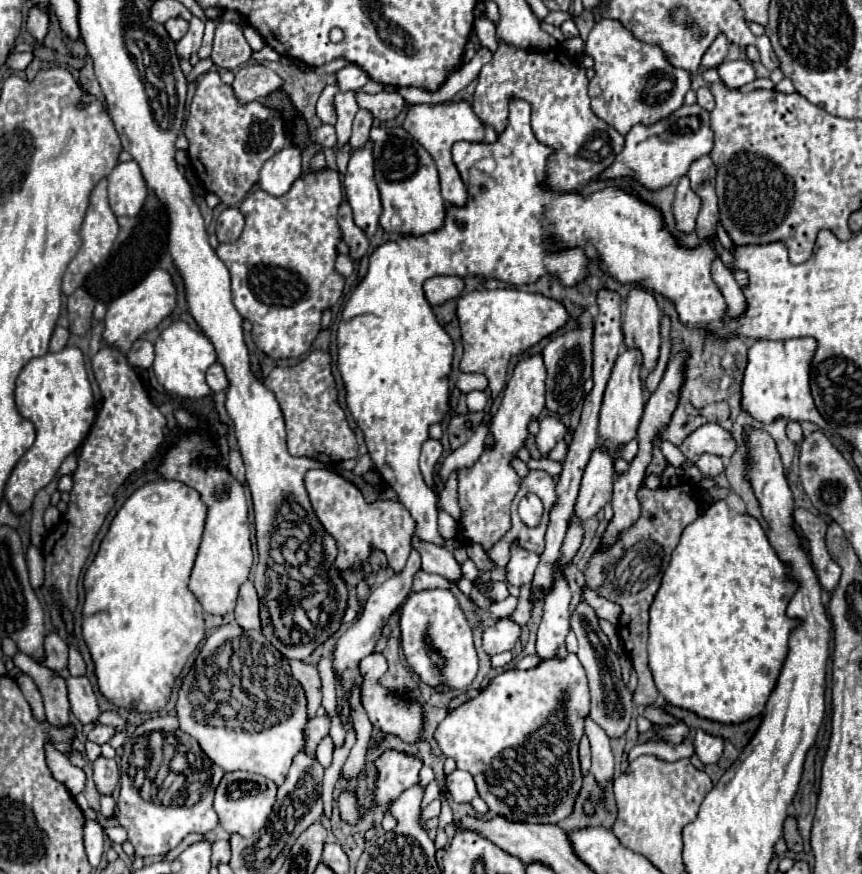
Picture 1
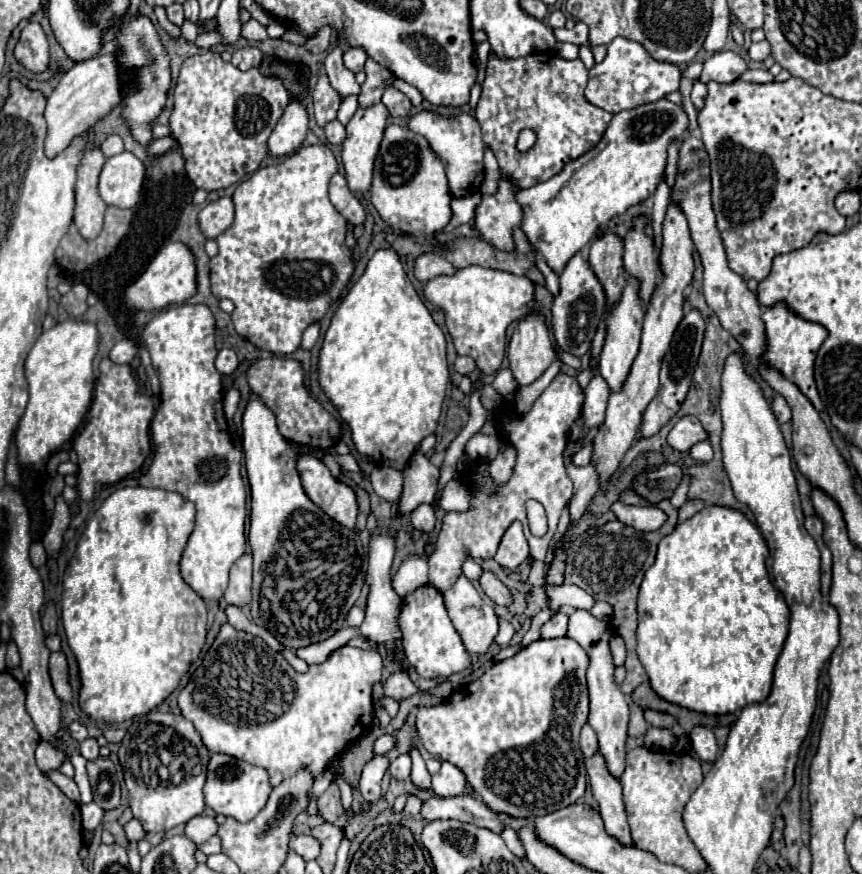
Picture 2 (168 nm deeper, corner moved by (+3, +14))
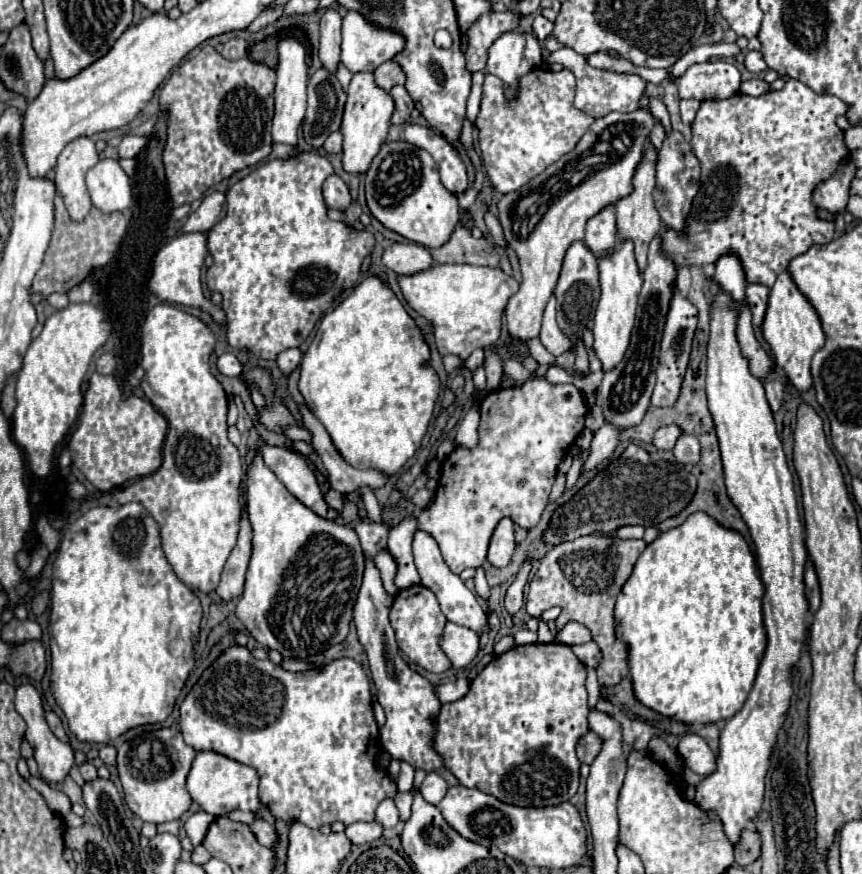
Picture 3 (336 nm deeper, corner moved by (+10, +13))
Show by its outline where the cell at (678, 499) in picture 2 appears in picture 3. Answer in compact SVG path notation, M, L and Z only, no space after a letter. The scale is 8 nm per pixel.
M623 526L619 528L619 532L615 534L619 539L642 539L645 533L642 526Z

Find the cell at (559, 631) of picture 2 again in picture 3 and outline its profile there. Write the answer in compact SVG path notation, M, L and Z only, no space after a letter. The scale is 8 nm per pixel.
M519 630L513 634L513 640L517 646L523 646L523 644L535 644L537 642L537 632L531 632L531 630Z

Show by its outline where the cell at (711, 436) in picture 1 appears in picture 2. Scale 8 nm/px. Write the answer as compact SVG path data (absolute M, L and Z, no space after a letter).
M692 415L682 417L668 433L668 445L672 445L682 453L692 449L692 445L696 445L698 441L706 441L706 439L708 439L708 431Z

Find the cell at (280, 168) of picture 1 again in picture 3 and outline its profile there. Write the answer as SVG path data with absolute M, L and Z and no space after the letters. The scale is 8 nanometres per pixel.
M279 38L277 42L279 48L279 64L277 64L277 82L275 82L275 118L273 118L273 142L283 142L297 146L297 130L303 122L305 108L307 108L307 78L309 78L309 68L305 62L305 46L297 38Z

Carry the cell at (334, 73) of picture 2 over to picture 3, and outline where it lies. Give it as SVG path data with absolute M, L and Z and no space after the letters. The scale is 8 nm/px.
M327 8L321 16L321 50L319 58L329 72L335 72L341 52L341 14L335 8Z

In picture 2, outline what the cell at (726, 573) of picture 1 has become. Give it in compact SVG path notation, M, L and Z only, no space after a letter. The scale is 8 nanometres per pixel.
M708 505L702 511L698 511L694 517L682 521L670 535L666 535L658 545L658 555L654 565L646 571L644 581L640 585L638 593L638 657L644 665L652 689L666 701L676 703L680 707L698 711L698 713L710 713L710 715L724 715L744 709L750 703L760 703L768 697L772 689L772 669L776 665L776 659L780 655L780 649L788 635L788 605L784 601L784 595L772 585L768 571L766 571L766 557L768 557L768 545L760 533L760 529L746 519L744 513L736 509L724 509L720 505Z

